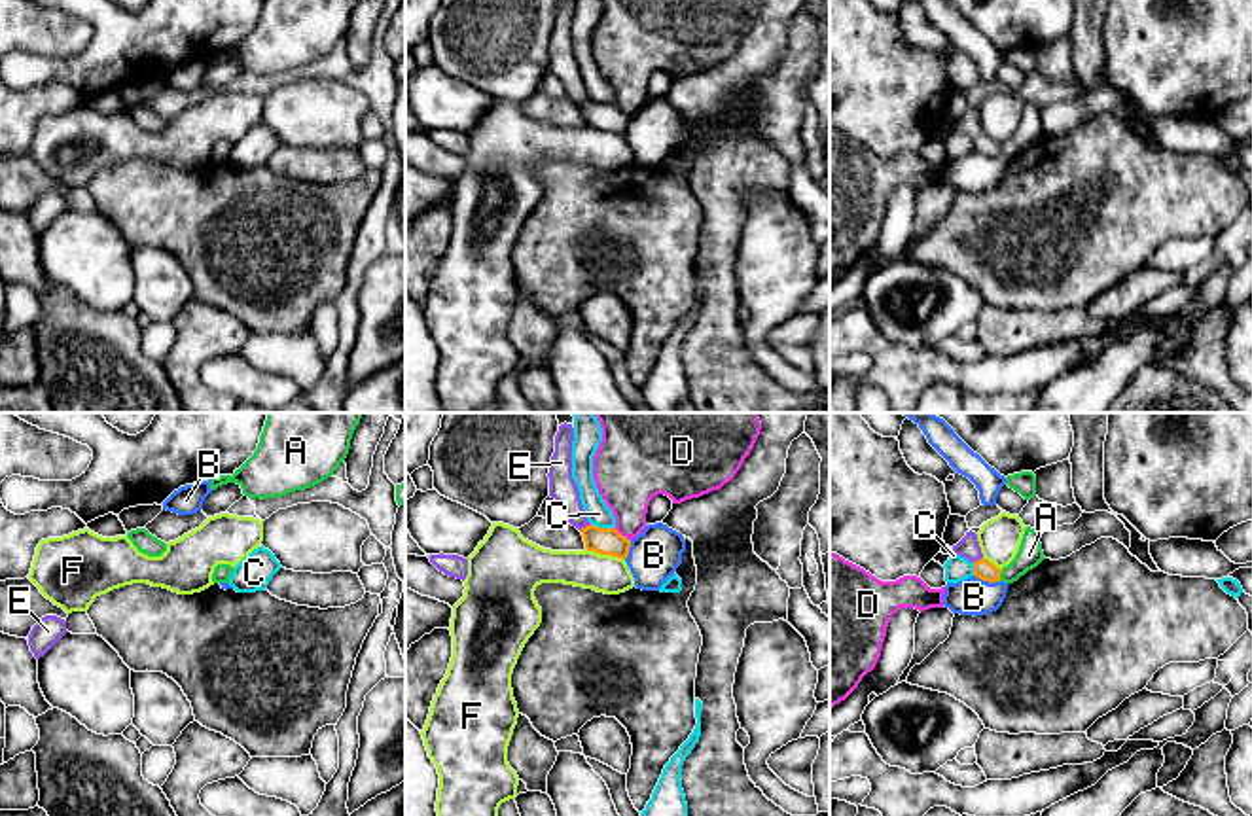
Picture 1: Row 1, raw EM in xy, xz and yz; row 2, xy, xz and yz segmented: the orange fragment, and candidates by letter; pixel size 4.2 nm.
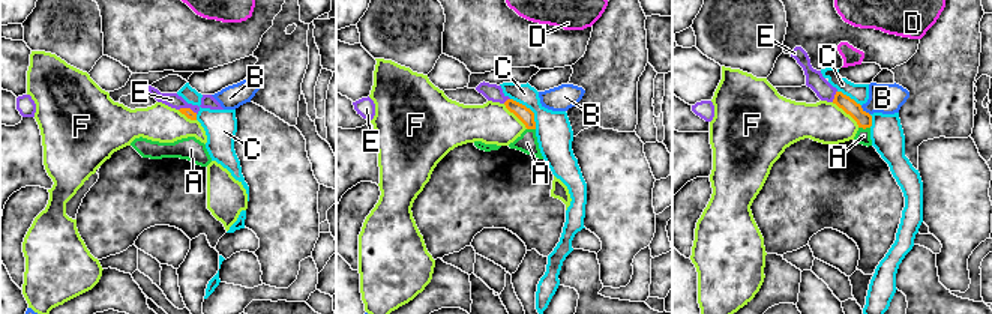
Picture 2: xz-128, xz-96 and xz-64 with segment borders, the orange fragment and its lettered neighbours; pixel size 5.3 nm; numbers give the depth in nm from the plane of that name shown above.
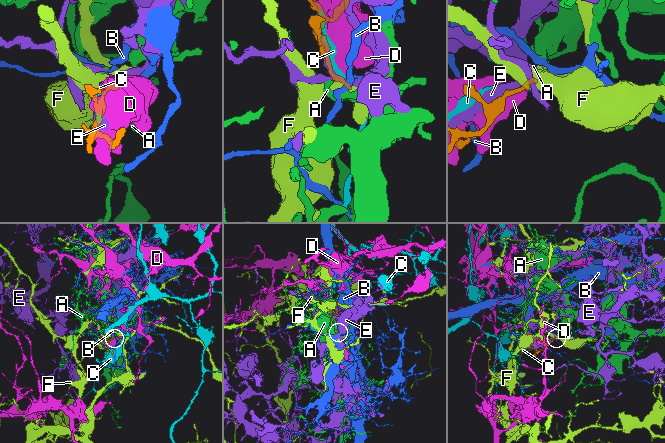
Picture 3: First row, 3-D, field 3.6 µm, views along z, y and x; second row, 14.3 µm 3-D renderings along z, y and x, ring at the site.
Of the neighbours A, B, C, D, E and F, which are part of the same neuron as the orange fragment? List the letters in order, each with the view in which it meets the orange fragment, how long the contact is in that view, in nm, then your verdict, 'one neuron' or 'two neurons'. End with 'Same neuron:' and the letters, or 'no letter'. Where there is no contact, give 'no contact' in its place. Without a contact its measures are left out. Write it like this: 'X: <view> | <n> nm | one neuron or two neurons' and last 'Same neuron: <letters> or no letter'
A: yz | 50 nm | one neuron
B: yz | 120 nm | two neurons
C: xz | 110 nm | two neurons
D: xz | 90 nm | two neurons
E: xz | 60 nm | two neurons
F: xz | 180 nm | two neurons
Same neuron: A

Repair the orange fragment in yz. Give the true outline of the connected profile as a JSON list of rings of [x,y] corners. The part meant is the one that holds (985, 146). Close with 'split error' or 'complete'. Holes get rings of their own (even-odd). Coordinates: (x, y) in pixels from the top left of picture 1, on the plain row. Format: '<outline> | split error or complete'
[[[1027,102],[1019,127],[1015,131],[1015,134],[1004,142],[1002,146],[996,144],[993,138],[989,138],[987,134],[979,134],[974,138],[974,151],[994,159],[994,157],[1004,157],[1004,159],[1013,159],[1017,157],[1021,151],[1025,151],[1028,146],[1036,144],[1046,133],[1042,127],[1042,119],[1040,119],[1040,110],[1038,106]]] | split error

